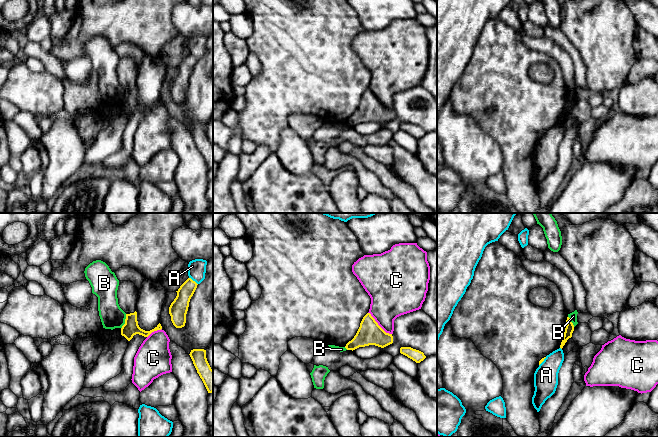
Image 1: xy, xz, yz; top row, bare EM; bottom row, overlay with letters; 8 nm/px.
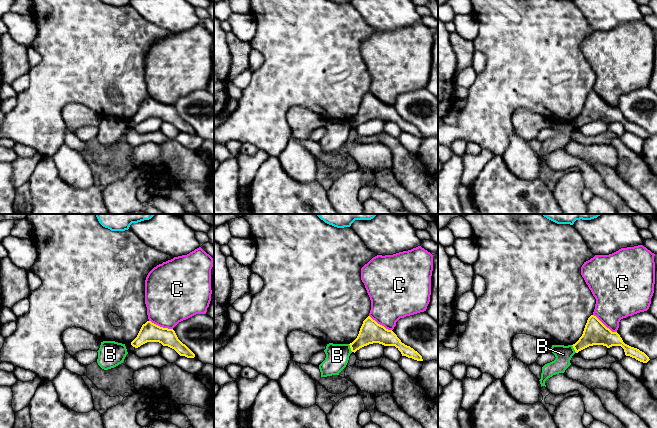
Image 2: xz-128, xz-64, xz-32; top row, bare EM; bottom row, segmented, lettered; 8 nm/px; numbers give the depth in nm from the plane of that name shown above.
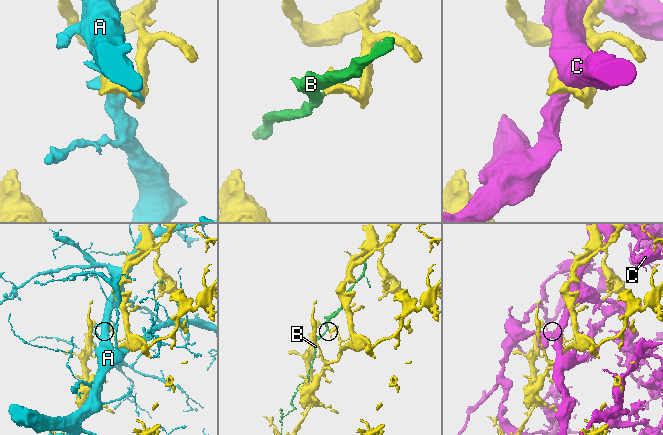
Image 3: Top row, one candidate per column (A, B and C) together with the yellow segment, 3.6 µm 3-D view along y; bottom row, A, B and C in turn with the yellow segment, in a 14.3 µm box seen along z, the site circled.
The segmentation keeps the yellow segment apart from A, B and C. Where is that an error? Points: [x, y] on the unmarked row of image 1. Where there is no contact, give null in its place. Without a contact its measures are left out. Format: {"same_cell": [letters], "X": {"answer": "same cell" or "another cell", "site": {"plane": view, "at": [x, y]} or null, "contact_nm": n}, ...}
{"same_cell": [], "A": {"answer": "another cell", "site": {"plane": "xy", "at": [192, 56]}, "contact_nm": 90}, "B": {"answer": "another cell", "site": {"plane": "xy", "at": [125, 97]}, "contact_nm": 130}, "C": {"answer": "another cell", "site": {"plane": "xz", "at": [378, 101]}, "contact_nm": 260}}

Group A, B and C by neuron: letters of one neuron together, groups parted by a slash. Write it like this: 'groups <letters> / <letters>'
groups A / B / C

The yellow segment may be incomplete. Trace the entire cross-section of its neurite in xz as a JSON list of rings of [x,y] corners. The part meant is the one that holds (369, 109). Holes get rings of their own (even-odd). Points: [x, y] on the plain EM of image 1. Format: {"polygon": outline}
{"polygon": [[[367,89],[363,93],[356,111],[346,120],[345,124],[352,127],[369,121],[384,124],[392,119],[392,110],[386,109],[371,90]]]}

